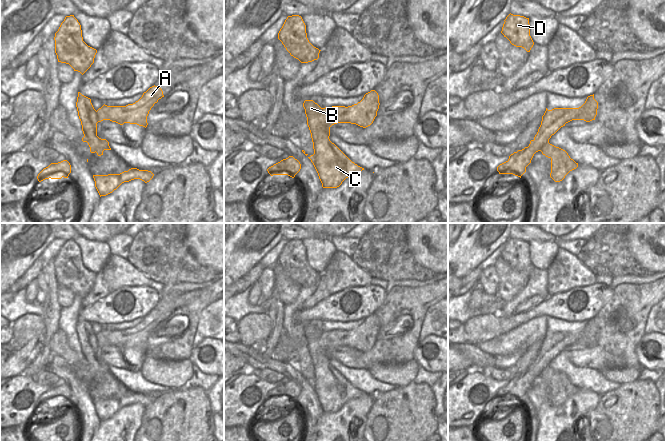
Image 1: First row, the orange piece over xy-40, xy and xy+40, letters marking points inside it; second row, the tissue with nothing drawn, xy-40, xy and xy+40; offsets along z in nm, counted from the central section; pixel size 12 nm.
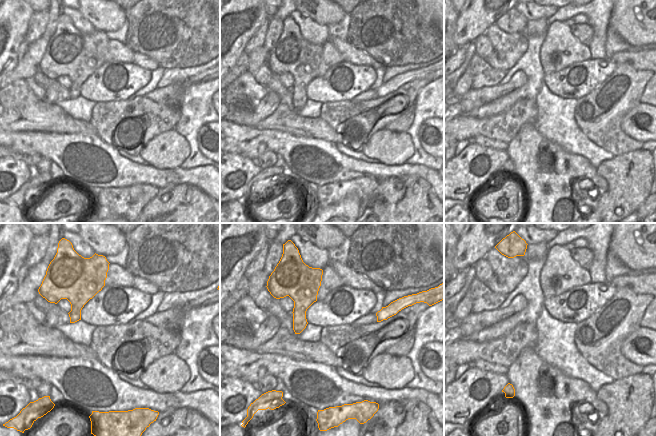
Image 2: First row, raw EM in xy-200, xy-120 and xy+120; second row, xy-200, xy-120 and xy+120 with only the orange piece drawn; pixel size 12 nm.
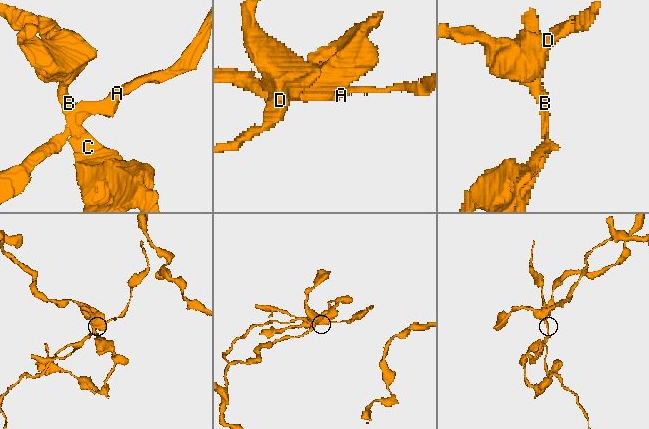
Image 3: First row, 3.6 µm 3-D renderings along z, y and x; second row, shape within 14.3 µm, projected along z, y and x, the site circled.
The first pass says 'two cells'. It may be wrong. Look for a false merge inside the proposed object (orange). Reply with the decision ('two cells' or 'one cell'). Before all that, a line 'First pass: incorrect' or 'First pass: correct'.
First pass: correct
two cells

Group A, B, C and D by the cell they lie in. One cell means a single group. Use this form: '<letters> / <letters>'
A / B C D

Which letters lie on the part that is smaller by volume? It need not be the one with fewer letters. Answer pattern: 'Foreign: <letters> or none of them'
Foreign: A

